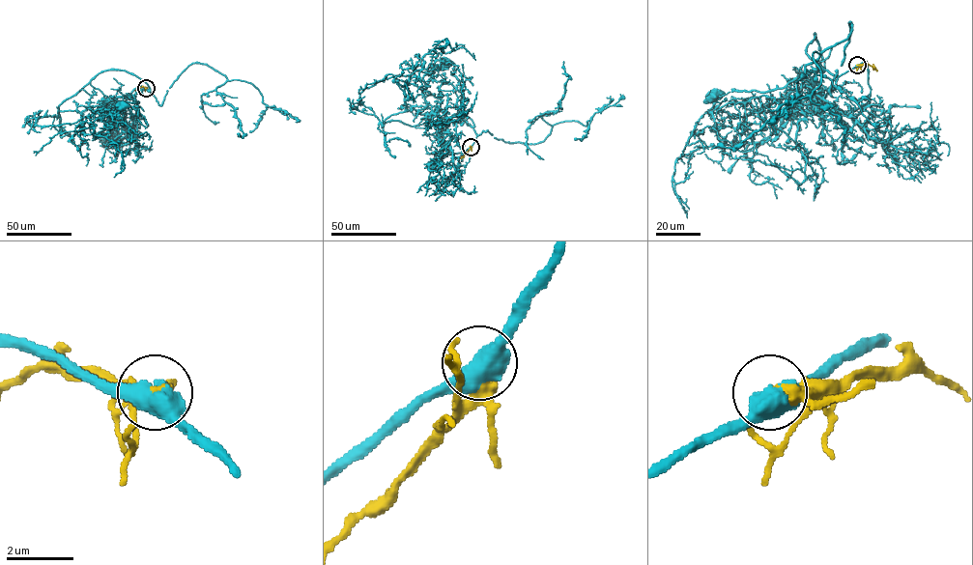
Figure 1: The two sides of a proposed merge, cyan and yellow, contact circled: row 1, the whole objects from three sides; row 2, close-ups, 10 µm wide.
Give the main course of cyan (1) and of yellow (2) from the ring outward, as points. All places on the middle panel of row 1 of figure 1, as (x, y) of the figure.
1: (471, 147), (476, 136), (473, 127), (462, 117), (441, 119), (422, 93), (423, 76), (434, 61), (447, 63)
2: (471, 147), (460, 158)

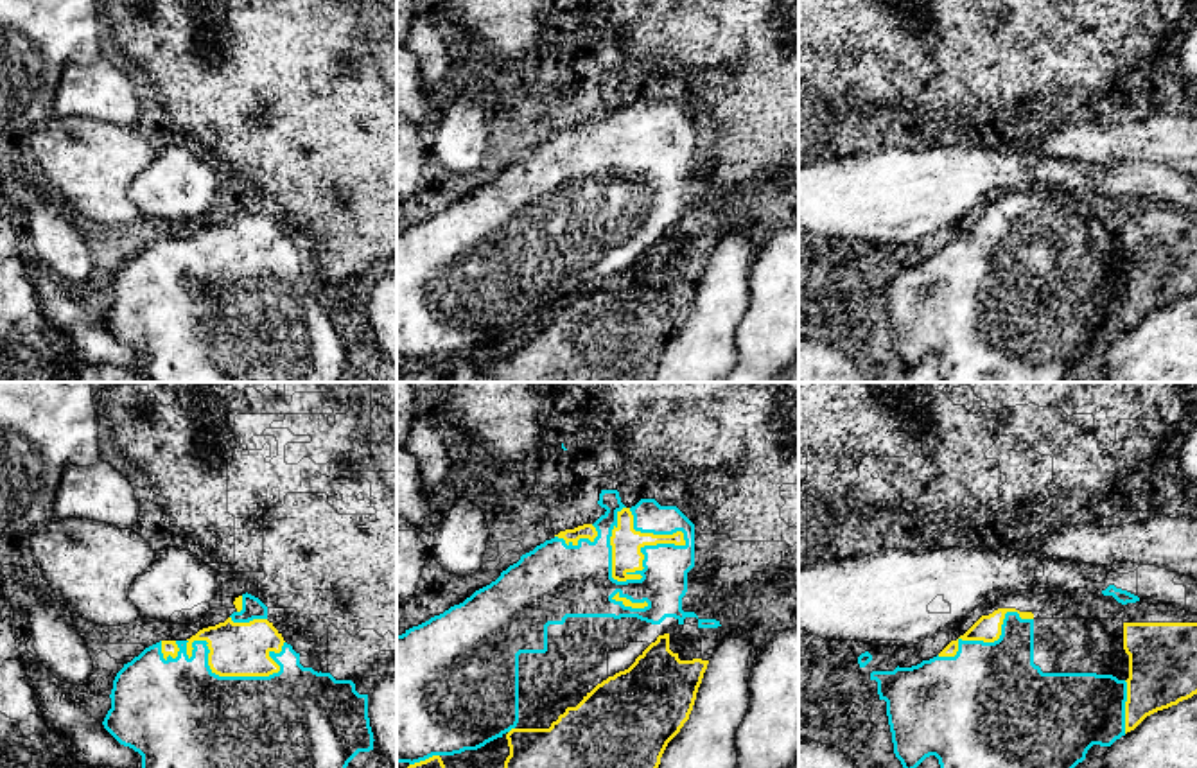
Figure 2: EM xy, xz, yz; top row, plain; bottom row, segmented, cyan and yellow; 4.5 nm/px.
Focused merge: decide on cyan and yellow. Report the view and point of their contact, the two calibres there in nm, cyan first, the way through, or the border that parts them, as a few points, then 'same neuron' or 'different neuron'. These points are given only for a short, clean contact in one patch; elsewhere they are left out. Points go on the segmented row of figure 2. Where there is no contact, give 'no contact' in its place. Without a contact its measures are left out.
contact xz (645, 557); calibres 200 and 140 nm; different neuron

